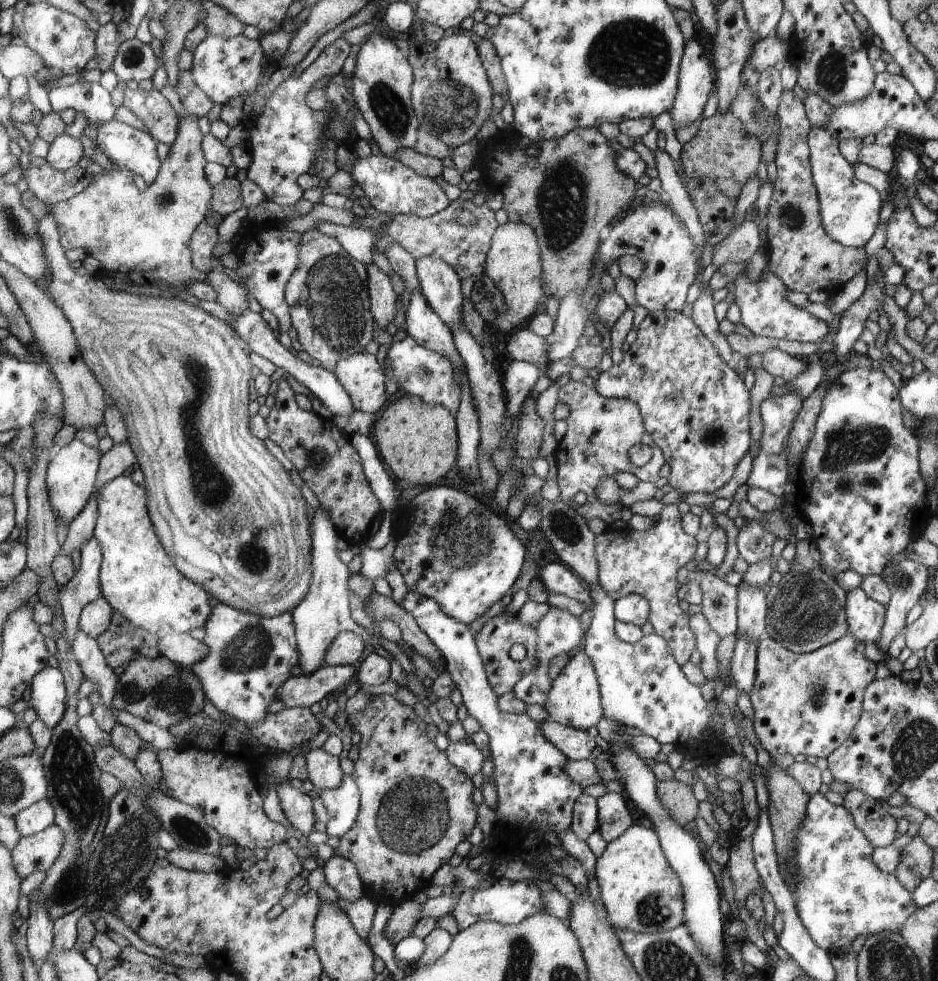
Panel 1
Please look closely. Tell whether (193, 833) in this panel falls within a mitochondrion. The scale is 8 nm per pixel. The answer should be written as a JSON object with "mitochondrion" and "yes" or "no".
{"mitochondrion":"yes"}

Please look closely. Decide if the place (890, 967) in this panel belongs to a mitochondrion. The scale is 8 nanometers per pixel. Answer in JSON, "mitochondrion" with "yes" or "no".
{"mitochondrion":"yes"}

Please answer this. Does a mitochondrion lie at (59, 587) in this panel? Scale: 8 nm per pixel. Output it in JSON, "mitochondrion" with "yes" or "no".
{"mitochondrion":"no"}

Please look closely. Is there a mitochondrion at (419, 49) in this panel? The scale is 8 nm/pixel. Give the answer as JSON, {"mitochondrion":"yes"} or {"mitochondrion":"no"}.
{"mitochondrion":"no"}

